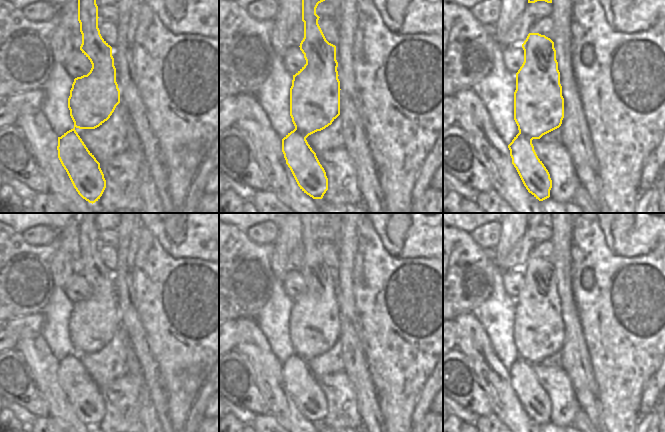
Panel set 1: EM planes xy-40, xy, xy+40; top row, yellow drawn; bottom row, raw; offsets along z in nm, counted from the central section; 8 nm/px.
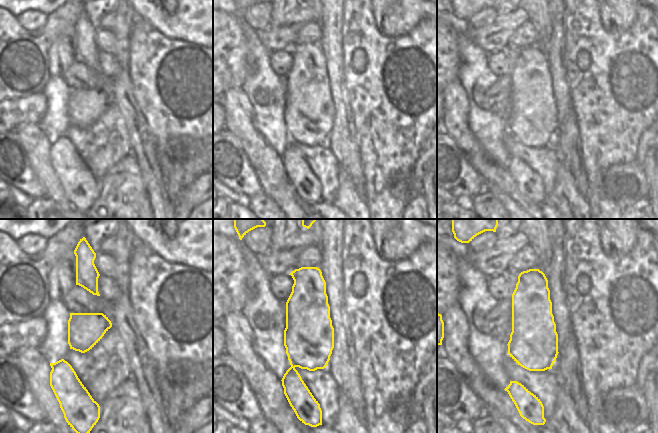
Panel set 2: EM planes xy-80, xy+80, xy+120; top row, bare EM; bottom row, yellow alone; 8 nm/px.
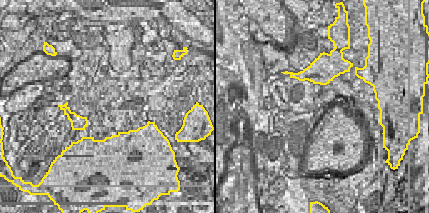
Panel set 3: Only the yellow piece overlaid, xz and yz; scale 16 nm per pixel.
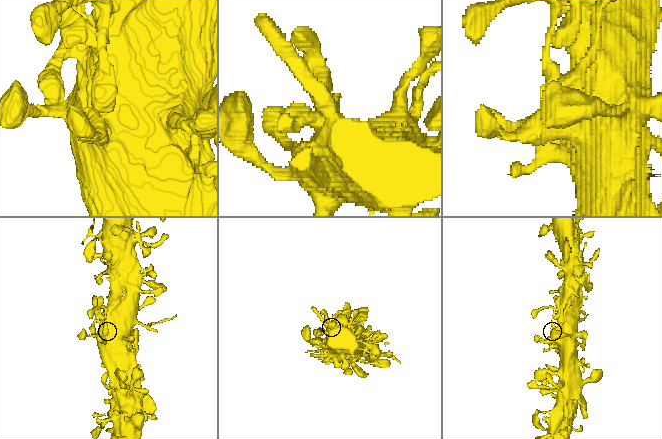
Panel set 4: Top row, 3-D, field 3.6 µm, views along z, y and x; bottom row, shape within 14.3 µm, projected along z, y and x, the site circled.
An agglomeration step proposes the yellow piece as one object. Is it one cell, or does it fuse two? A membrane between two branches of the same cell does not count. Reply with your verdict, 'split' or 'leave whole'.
leave whole

